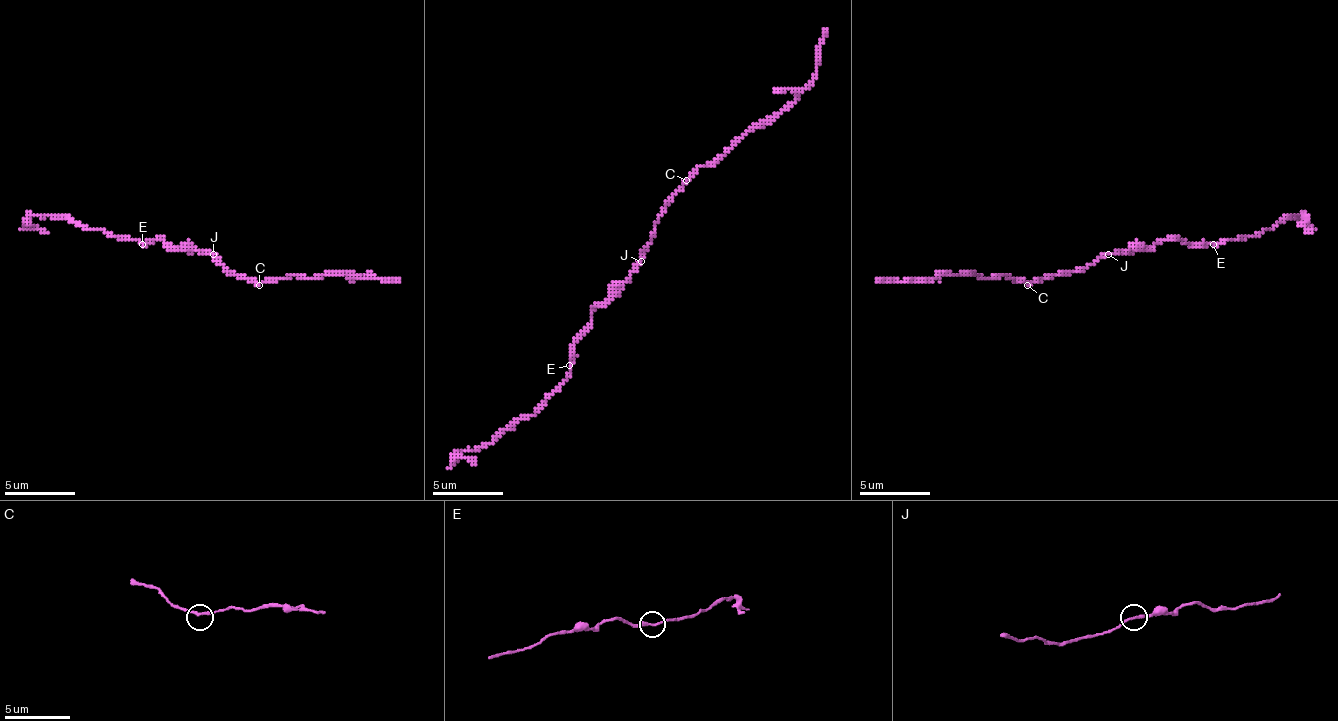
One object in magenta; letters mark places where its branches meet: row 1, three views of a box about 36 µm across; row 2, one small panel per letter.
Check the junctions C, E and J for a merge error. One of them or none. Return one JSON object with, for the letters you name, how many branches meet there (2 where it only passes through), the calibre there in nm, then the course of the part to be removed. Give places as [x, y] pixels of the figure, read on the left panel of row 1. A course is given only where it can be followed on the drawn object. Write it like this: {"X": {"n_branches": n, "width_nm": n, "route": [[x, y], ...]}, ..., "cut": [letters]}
{"cut": []}

